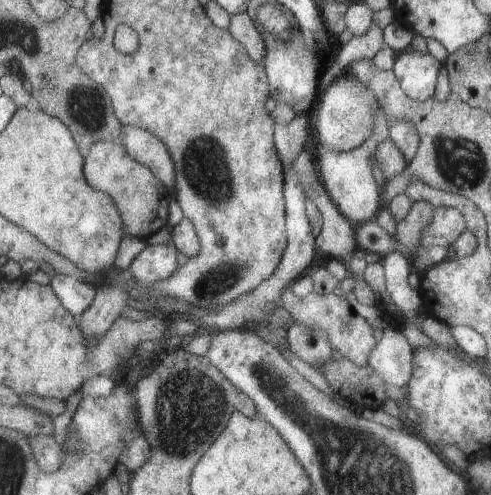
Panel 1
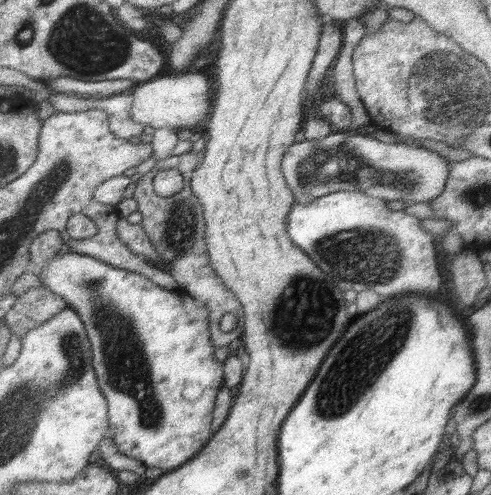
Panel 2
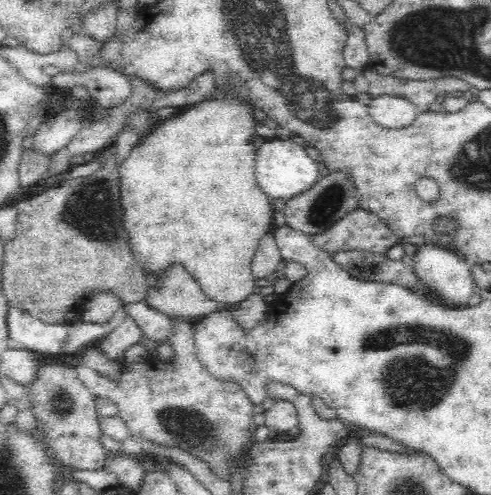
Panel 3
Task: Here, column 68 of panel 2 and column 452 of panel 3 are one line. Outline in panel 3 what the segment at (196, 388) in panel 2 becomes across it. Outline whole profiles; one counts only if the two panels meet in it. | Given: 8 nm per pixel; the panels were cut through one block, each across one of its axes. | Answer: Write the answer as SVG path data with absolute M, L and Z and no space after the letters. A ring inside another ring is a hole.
M424 244L416 248L412 254L416 262L416 274L434 288L442 298L448 302L462 302L468 306L468 298L474 294L472 290L472 276L468 272L468 264L456 254L444 250L438 244Z

